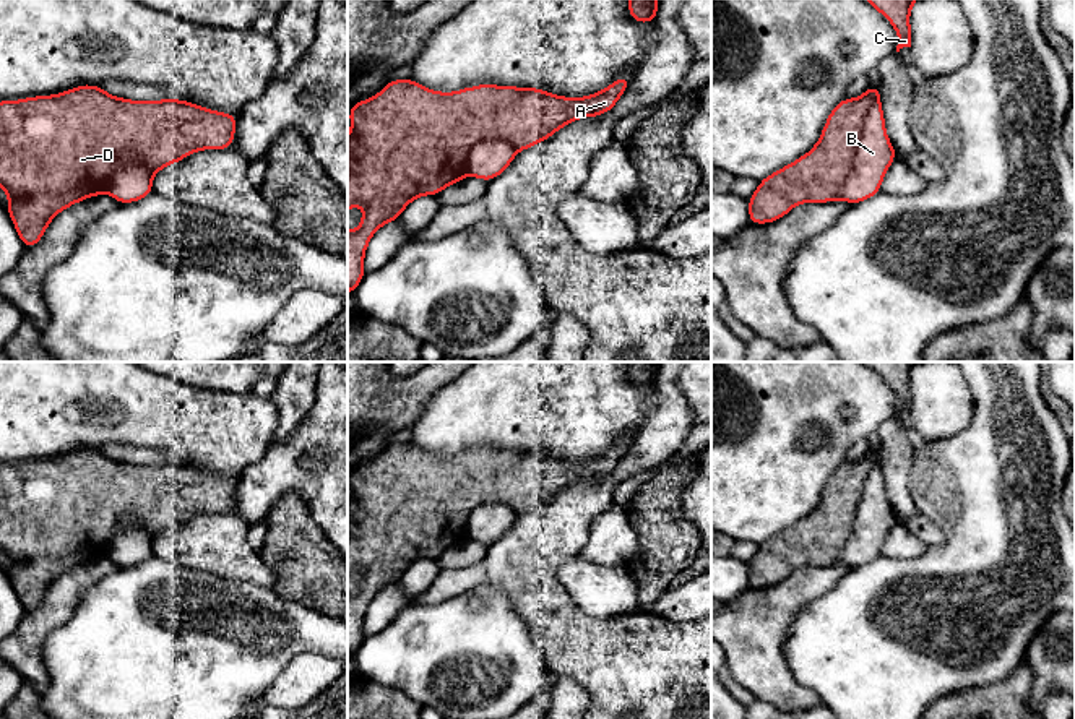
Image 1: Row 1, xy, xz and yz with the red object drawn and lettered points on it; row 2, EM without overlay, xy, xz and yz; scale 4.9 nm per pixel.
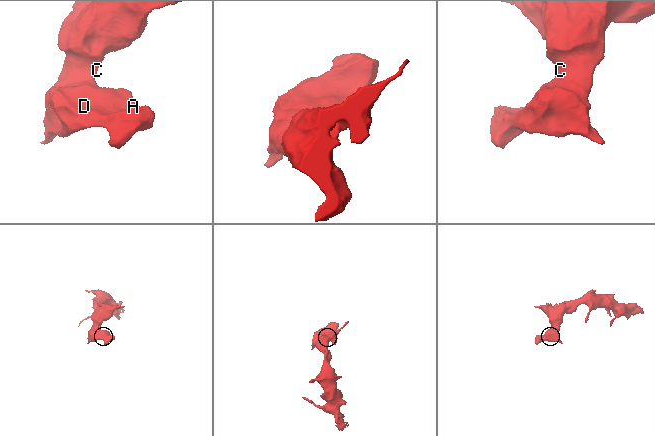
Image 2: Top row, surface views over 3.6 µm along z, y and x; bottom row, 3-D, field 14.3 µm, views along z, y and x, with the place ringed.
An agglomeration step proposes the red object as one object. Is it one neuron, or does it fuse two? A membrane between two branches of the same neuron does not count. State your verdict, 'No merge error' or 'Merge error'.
No merge error

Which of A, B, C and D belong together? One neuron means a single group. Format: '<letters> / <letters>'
A B C D

